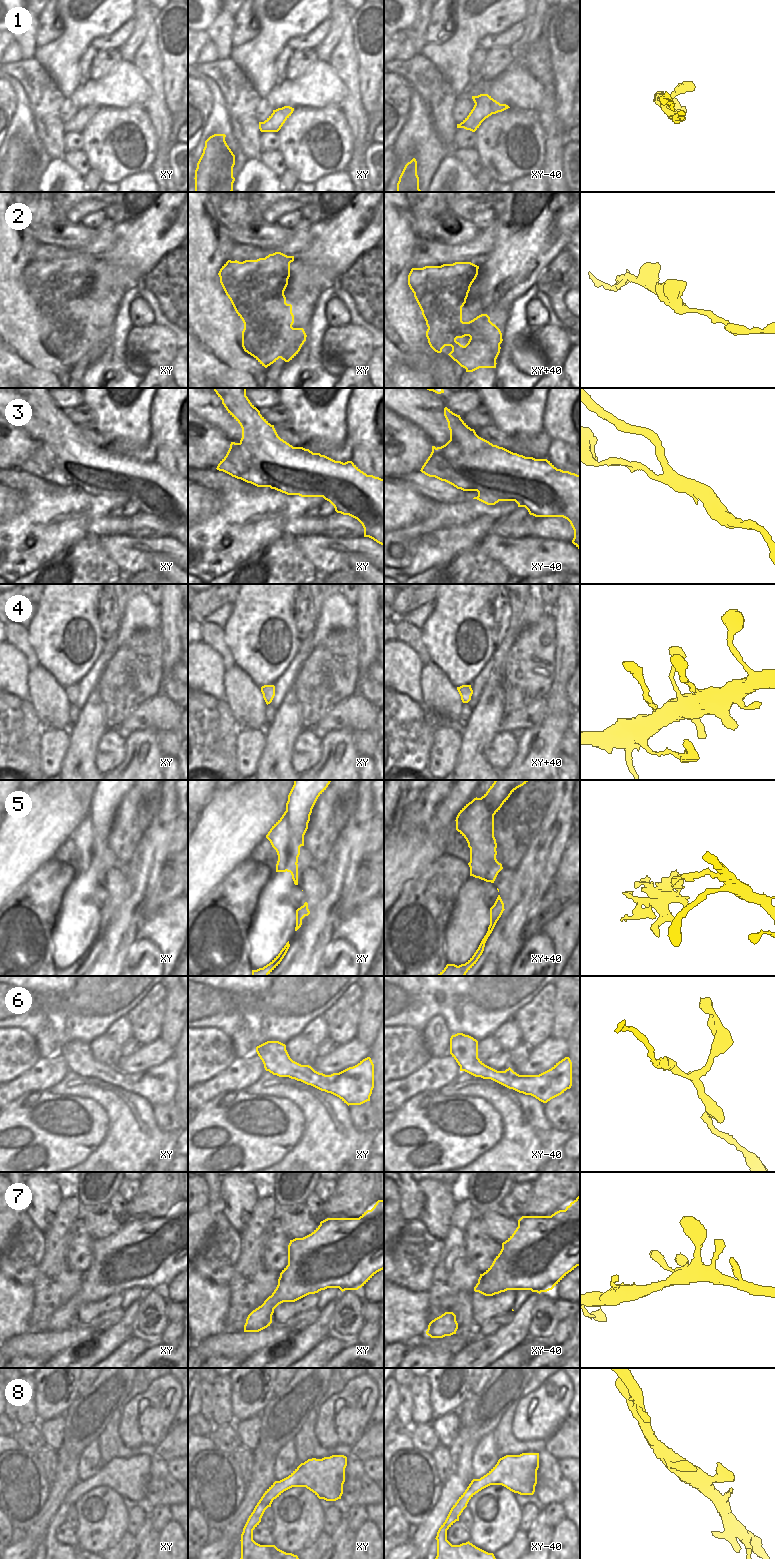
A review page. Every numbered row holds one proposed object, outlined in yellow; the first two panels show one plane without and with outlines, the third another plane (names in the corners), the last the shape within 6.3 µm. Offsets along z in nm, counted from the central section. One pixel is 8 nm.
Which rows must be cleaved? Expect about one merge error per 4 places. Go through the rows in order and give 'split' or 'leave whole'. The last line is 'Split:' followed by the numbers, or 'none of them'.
1: leave whole
2: leave whole
3: split
4: leave whole
5: split
6: leave whole
7: leave whole
8: leave whole
Split: 3, 5

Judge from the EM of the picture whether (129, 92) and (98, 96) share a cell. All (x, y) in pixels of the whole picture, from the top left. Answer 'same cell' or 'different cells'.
same cell

